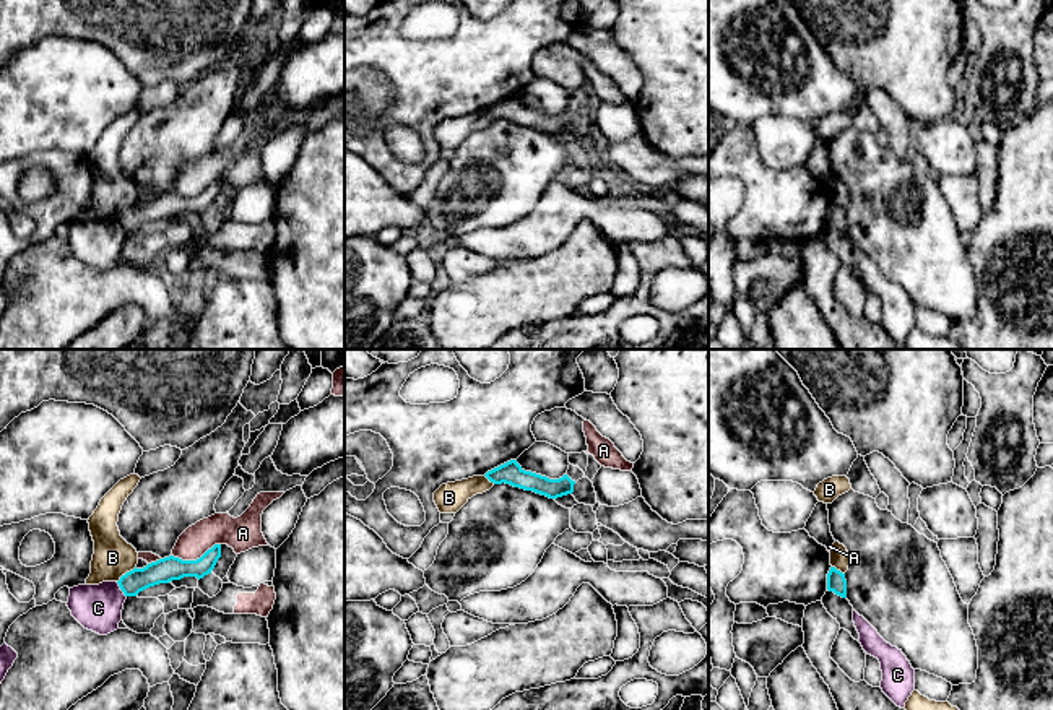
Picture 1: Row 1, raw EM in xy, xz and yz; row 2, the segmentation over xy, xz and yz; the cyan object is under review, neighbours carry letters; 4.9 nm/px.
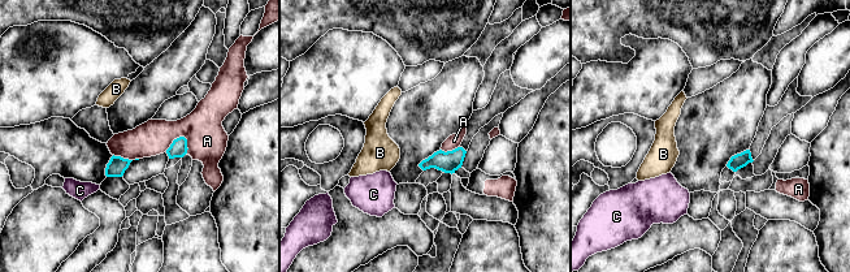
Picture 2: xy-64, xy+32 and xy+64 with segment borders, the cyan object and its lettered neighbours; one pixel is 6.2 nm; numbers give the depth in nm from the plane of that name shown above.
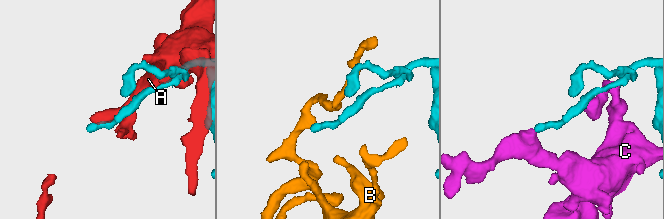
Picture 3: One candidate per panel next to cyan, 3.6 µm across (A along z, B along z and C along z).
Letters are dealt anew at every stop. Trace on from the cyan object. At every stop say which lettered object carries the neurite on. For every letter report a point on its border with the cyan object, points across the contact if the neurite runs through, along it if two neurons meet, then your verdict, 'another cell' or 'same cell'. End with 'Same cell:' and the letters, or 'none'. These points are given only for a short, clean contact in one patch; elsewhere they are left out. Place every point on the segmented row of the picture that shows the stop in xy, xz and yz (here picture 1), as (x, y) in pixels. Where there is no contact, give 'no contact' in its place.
A: xy (197, 559) | another cell
B: xy (127, 572) | along xy (135, 566), (117, 582) | another cell
C: xy (121, 588) | along xy (116, 582), (125, 597) | another cell
Same cell: none

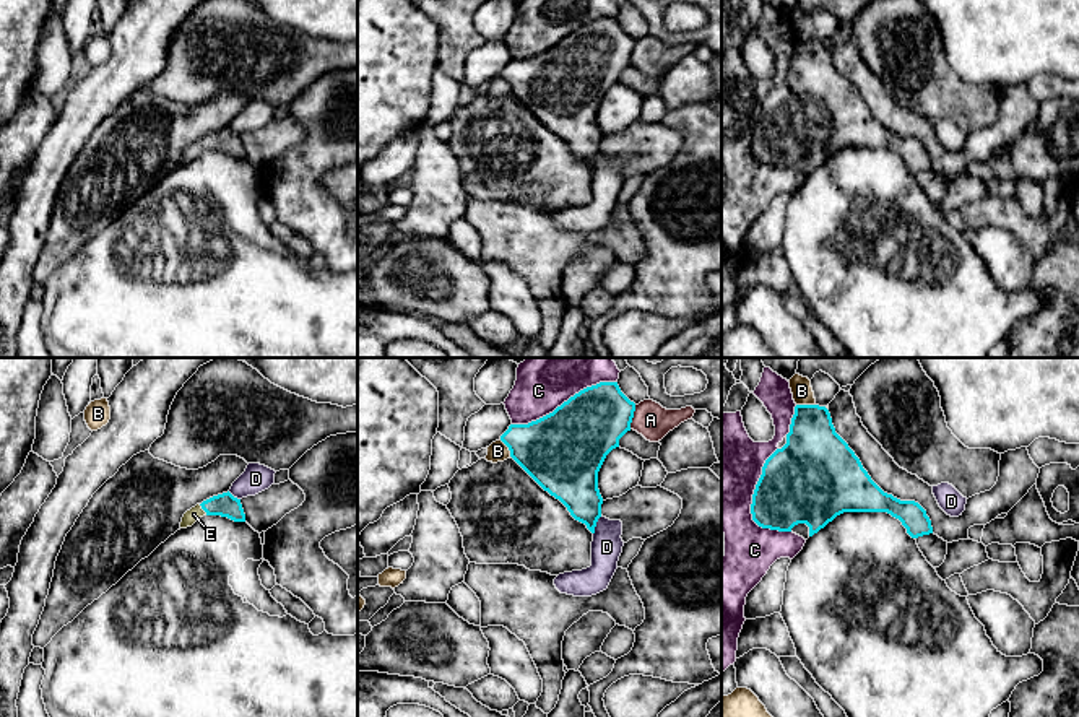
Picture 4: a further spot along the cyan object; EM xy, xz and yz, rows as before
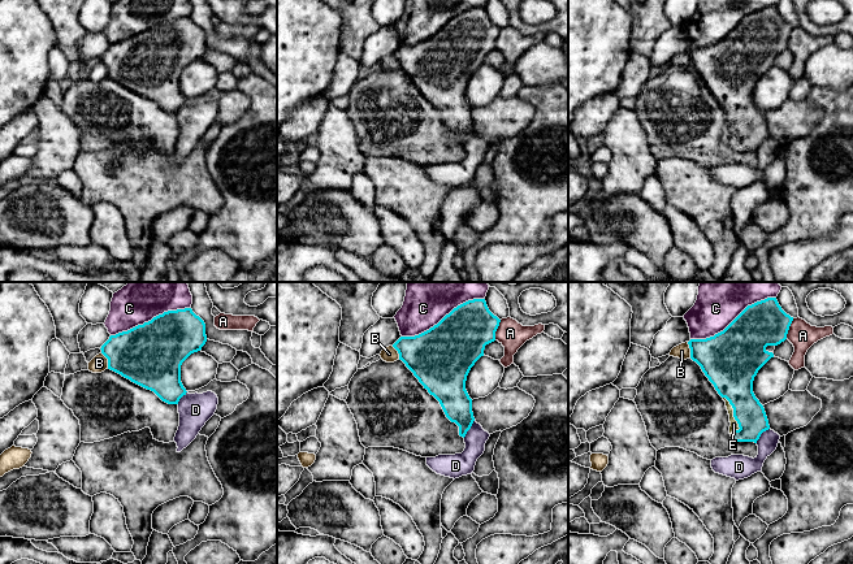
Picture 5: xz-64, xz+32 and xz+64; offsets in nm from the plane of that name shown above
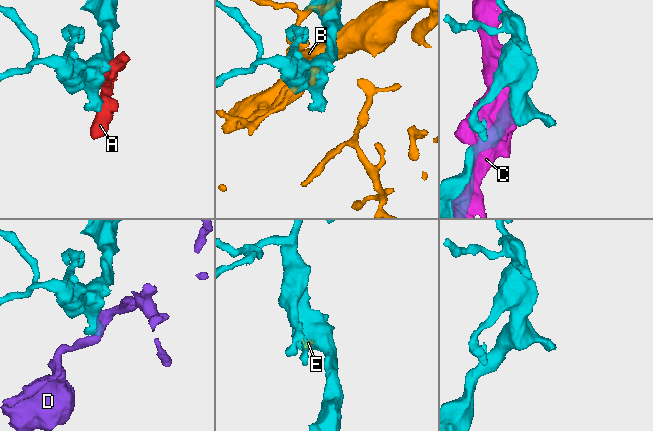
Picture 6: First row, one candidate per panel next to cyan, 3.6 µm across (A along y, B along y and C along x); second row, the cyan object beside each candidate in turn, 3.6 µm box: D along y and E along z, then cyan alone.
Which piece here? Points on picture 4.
A: xz (632, 417) | along xz (636, 405), (629, 428) | another cell
B: yz (806, 405) | another cell
C: yz (753, 503) | another cell
D: xz (595, 525) | along xz (602, 516), (593, 534) | another cell
E: xy (202, 508) | across xy (225, 504), (202, 508), (194, 514) | same cell
Same cell: E

